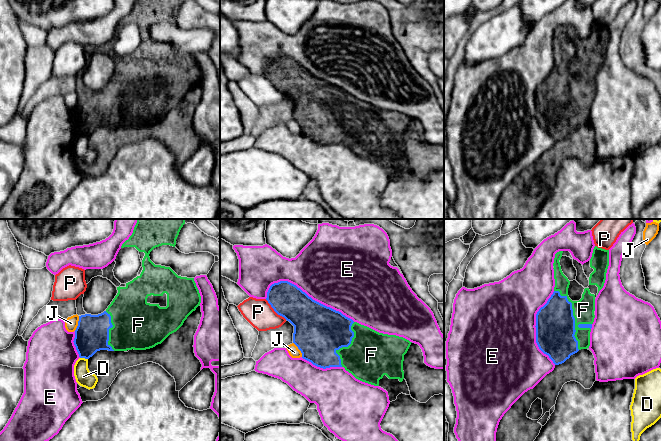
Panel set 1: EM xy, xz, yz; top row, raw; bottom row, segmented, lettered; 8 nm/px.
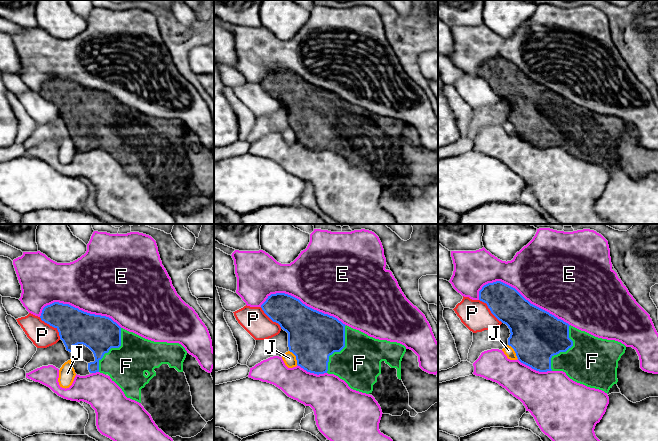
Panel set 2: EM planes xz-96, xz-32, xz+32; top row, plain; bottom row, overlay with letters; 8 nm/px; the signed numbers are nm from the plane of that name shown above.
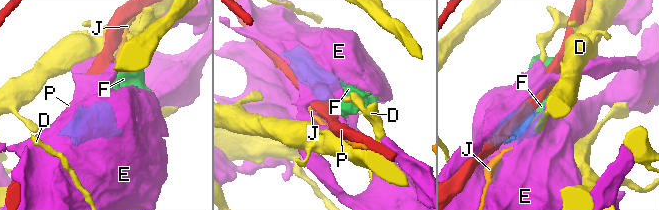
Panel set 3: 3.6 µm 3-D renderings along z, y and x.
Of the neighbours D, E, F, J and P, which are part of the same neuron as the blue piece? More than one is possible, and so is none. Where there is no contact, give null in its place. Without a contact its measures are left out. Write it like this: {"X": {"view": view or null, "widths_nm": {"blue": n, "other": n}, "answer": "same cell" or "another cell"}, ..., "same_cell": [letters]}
{"D": {"view": "xy", "widths_nm": {"blue": 280, "other": 140}, "answer": "another cell"}, "E": {"view": "xz", "widths_nm": {"blue": 360, "other": 500}, "answer": "another cell"}, "F": {"view": "yz", "widths_nm": {"blue": 320, "other": 180}, "answer": "same cell"}, "J": {"view": "xy", "widths_nm": {"blue": 280, "other": 110}, "answer": "another cell"}, "P": {"view": "xz", "widths_nm": {"blue": 280, "other": 220}, "answer": "another cell"}, "same_cell": ["F"]}

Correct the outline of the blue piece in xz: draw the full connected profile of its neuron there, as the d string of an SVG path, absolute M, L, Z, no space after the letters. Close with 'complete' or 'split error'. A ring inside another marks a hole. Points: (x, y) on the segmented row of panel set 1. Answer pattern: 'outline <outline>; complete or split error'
outline M288 281L272 284L266 300L278 315L294 326L293 343L301 351L303 359L323 369L344 367L356 379L386 390L390 402L401 393L410 395L403 371L404 355L412 343L409 340L379 333L354 322L341 312L313 300Z; split error

